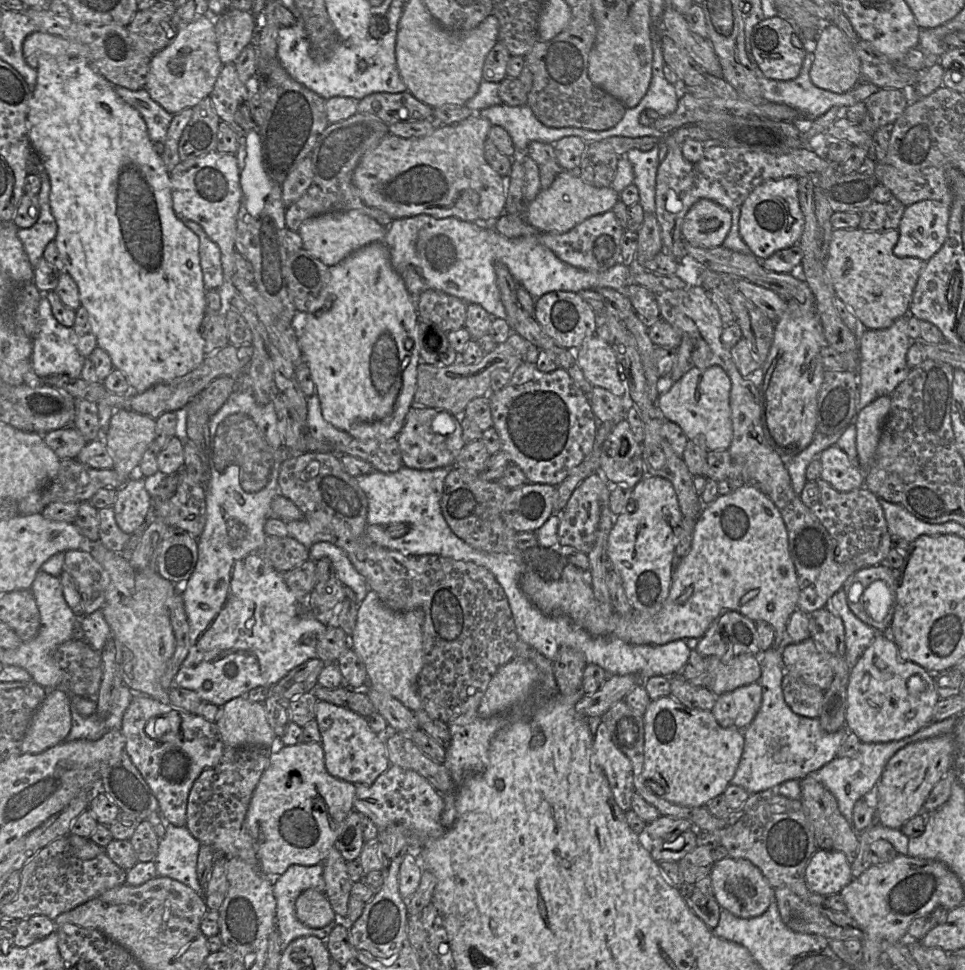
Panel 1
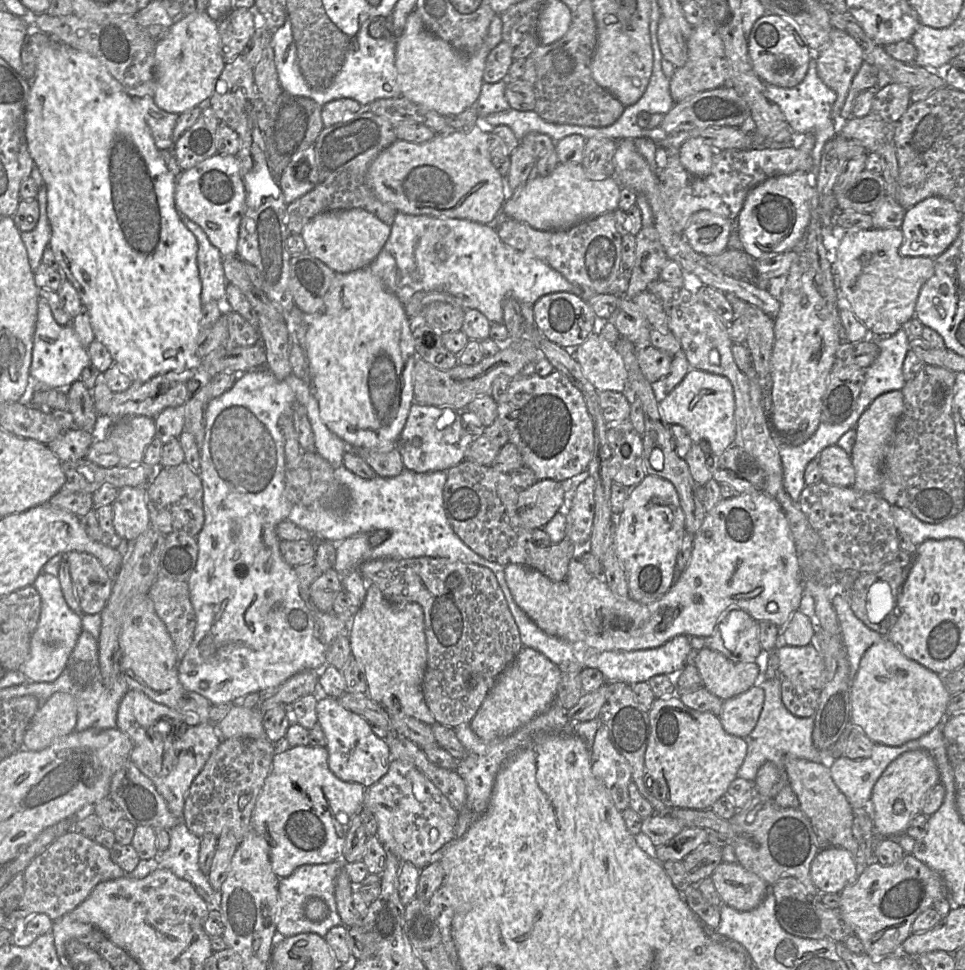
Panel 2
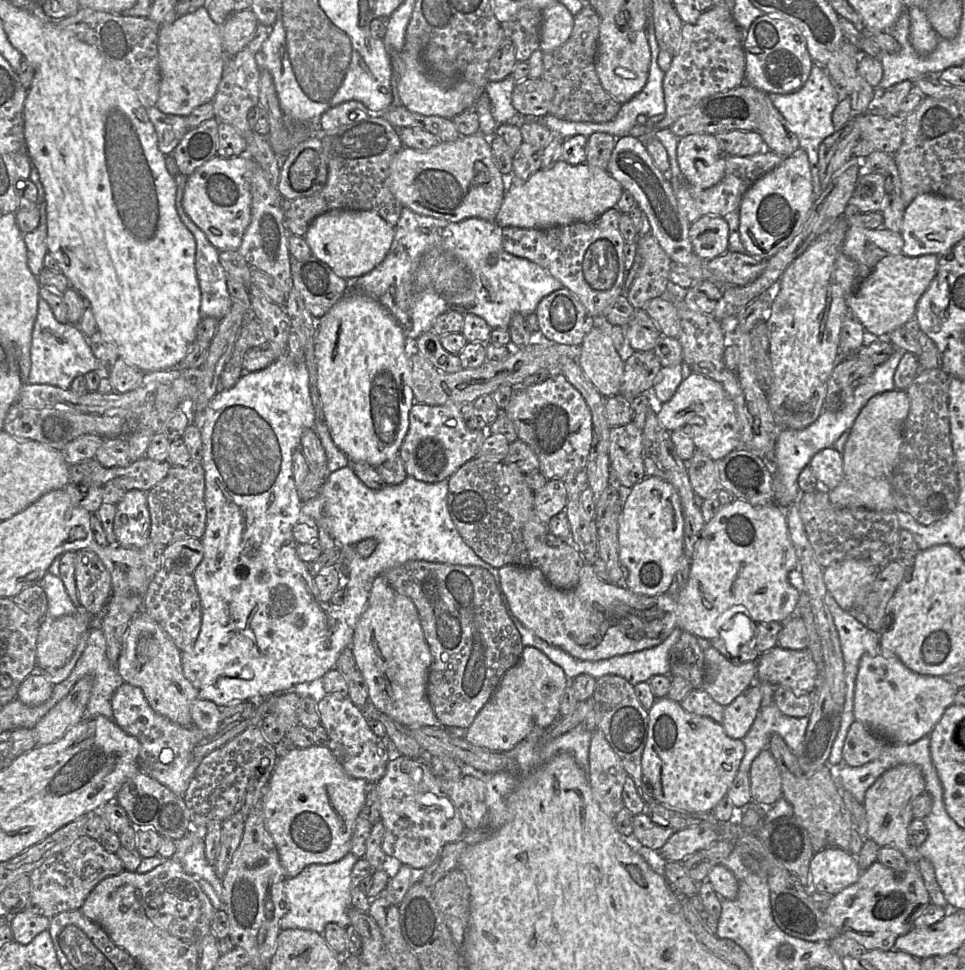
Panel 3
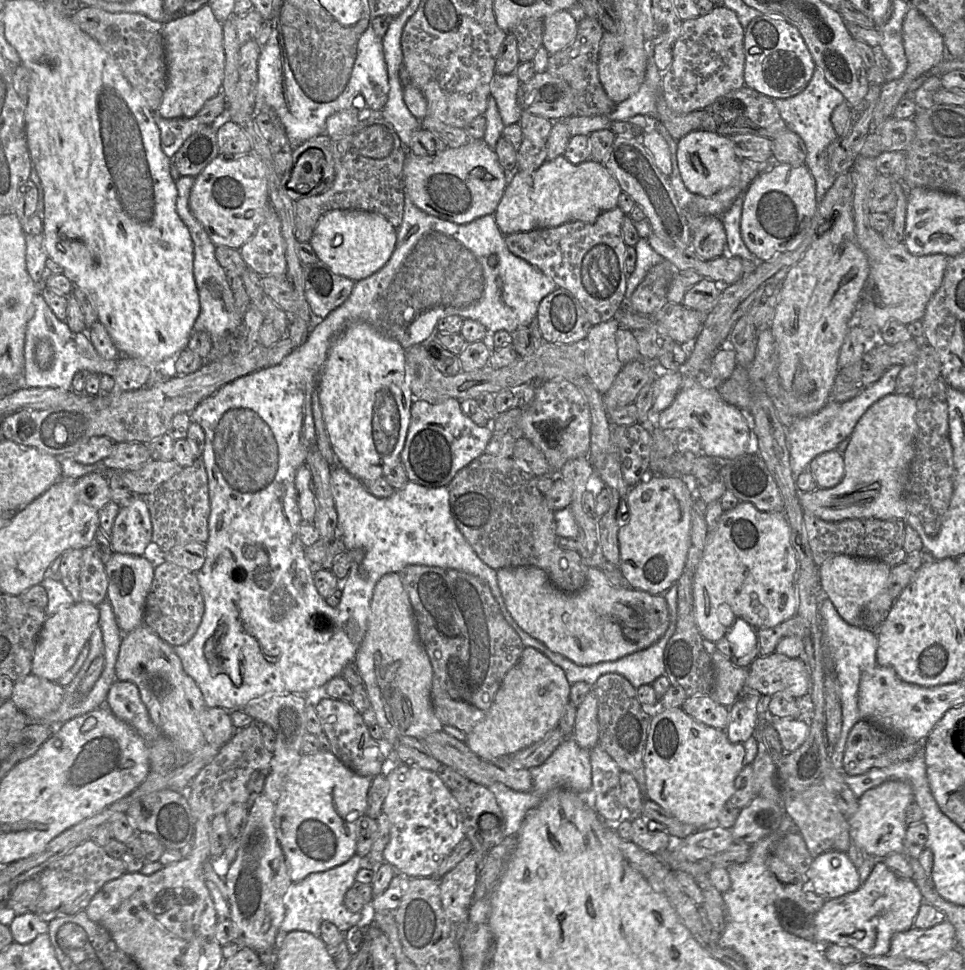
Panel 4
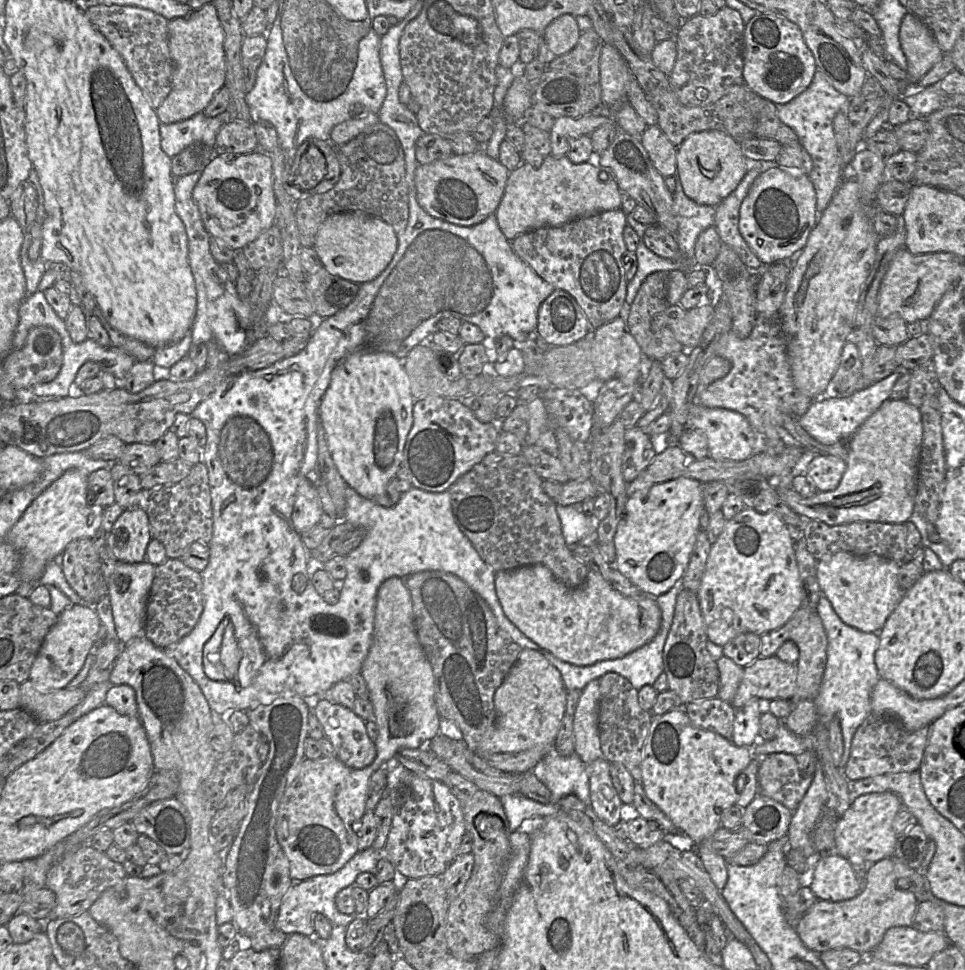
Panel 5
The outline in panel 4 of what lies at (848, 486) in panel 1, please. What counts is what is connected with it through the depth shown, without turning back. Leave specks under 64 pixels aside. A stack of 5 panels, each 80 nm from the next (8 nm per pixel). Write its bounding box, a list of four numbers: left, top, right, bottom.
[808,450,844,488]

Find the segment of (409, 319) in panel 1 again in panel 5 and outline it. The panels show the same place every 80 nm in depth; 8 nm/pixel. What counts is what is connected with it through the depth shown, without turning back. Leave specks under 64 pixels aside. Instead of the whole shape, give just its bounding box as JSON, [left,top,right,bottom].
[319,350,415,500]

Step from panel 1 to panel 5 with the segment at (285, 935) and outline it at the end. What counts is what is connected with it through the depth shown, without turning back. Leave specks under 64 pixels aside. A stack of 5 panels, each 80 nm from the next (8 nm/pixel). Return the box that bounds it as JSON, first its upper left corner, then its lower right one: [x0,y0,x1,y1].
[275,847,382,937]

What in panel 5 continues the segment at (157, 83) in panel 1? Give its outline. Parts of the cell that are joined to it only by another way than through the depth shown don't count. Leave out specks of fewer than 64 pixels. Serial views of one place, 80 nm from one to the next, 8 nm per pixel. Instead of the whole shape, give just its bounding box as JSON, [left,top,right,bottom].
[156,4,225,124]

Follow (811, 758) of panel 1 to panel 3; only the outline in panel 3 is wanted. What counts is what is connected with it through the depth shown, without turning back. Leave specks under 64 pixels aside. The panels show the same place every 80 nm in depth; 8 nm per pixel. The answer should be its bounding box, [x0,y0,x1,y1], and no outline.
[739,702,809,773]

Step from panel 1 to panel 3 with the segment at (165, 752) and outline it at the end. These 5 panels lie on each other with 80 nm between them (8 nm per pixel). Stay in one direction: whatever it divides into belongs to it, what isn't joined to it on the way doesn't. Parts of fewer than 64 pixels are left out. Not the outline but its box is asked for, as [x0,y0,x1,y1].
[111,682,206,798]

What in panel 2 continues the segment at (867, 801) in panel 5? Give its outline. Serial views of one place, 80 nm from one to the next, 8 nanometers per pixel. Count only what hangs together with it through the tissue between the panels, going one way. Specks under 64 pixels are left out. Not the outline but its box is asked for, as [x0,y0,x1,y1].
[871,749,939,838]

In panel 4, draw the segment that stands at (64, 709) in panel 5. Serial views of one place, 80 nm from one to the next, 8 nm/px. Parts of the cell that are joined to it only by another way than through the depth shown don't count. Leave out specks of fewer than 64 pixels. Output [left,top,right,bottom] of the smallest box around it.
[11,674,64,720]

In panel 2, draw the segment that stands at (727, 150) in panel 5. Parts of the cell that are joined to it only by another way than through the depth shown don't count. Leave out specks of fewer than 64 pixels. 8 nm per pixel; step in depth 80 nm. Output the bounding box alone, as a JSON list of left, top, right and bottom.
[679,137,715,177]

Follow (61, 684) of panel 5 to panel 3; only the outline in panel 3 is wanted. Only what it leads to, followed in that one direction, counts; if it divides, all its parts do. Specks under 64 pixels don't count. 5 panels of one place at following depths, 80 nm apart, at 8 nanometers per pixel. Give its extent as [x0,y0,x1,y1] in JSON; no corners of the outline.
[36,609,100,671]

